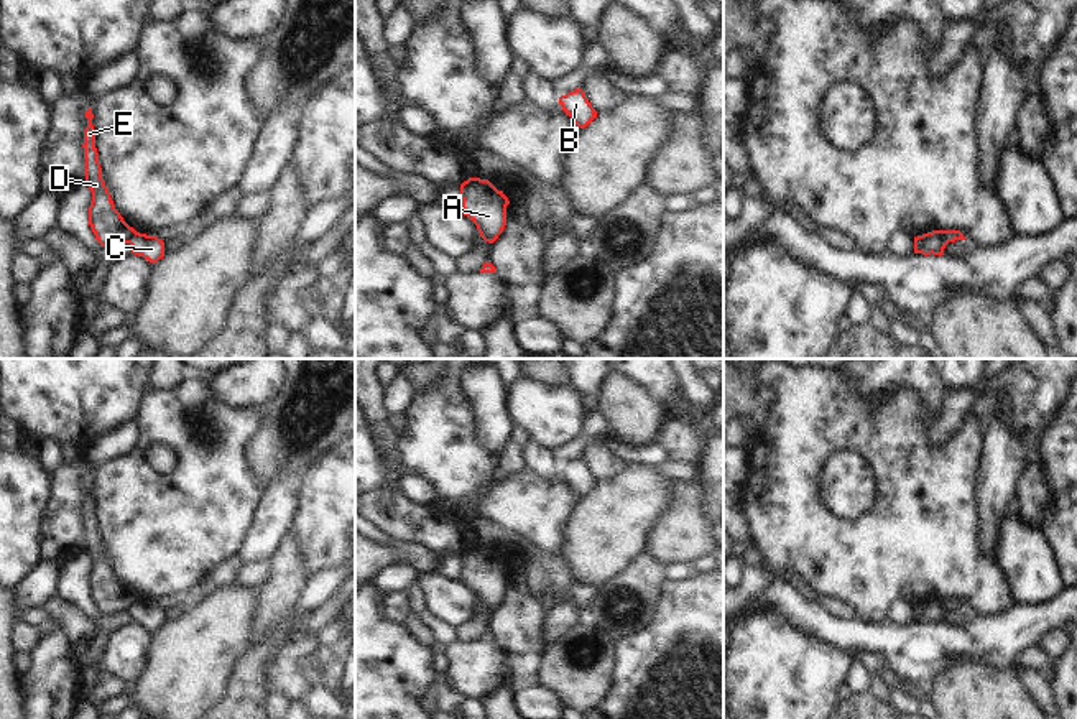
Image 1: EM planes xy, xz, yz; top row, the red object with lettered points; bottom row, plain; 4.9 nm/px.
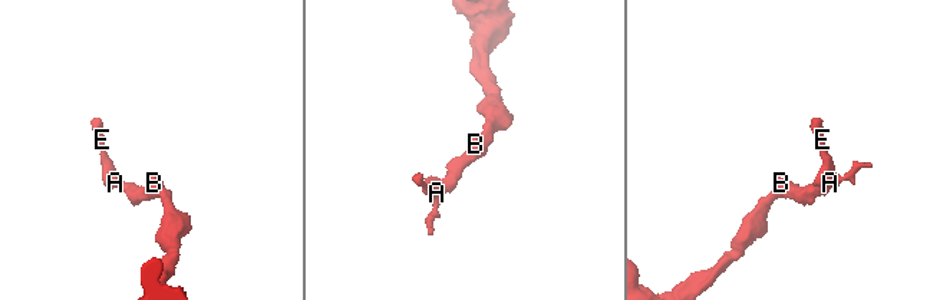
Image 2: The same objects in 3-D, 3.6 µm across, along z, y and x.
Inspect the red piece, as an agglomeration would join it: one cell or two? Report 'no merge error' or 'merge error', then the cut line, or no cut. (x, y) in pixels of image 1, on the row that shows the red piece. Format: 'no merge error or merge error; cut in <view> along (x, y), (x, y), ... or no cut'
merge error; cut in xy along (135, 231), (125, 242)

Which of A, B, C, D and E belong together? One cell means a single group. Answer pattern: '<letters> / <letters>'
A D E / B C

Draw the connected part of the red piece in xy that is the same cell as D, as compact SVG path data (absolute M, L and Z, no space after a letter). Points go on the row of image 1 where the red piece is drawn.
M90 109L86 112L87 127L84 130L84 160L86 160L86 183L92 193L89 206L89 225L100 244L100 247L113 248L127 244L135 229L130 227L120 212L115 209L109 188L102 179L102 168L95 148L95 130L92 125L94 114Z

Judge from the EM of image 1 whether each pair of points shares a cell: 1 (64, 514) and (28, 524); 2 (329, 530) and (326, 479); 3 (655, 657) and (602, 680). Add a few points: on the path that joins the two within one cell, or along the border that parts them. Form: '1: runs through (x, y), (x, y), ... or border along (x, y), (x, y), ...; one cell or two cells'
1: border along (55, 481), (46, 512), (43, 556); two cells
2: runs through (329, 517), (329, 492); one cell
3: border along (619, 642), (615, 688), (605, 701); two cells

